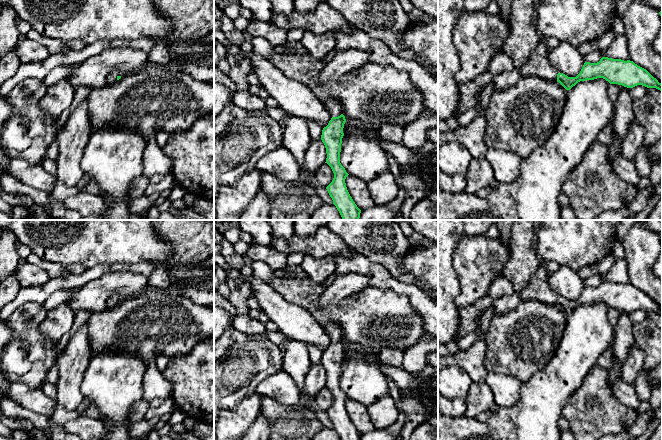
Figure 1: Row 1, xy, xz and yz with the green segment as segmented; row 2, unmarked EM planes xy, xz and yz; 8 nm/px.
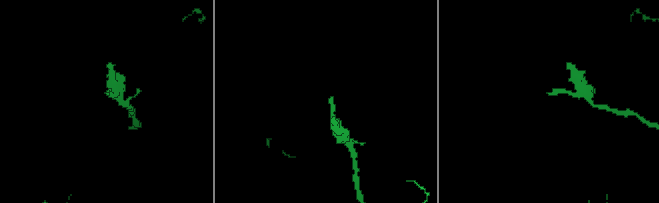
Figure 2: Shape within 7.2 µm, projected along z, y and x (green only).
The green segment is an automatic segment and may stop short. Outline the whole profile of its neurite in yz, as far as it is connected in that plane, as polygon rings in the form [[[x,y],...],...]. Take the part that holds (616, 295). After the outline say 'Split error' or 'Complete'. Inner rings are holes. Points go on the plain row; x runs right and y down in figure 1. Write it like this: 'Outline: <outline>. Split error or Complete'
Outline: [[[532,275],[528,285],[520,292],[522,300],[538,300],[548,305],[559,306],[566,314],[570,314],[580,305],[603,302],[610,308],[618,308],[627,312],[642,309],[662,315],[658,306],[646,293],[633,285],[602,281],[597,287],[585,286],[576,301],[568,301],[559,297],[545,280]]]. Split error

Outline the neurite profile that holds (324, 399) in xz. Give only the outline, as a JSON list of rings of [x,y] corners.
[[[324,387],[315,397],[319,411],[326,412],[333,404],[334,397],[331,391]]]

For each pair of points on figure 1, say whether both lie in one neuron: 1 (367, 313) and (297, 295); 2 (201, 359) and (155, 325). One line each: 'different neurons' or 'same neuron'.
1: same neuron
2: different neurons

